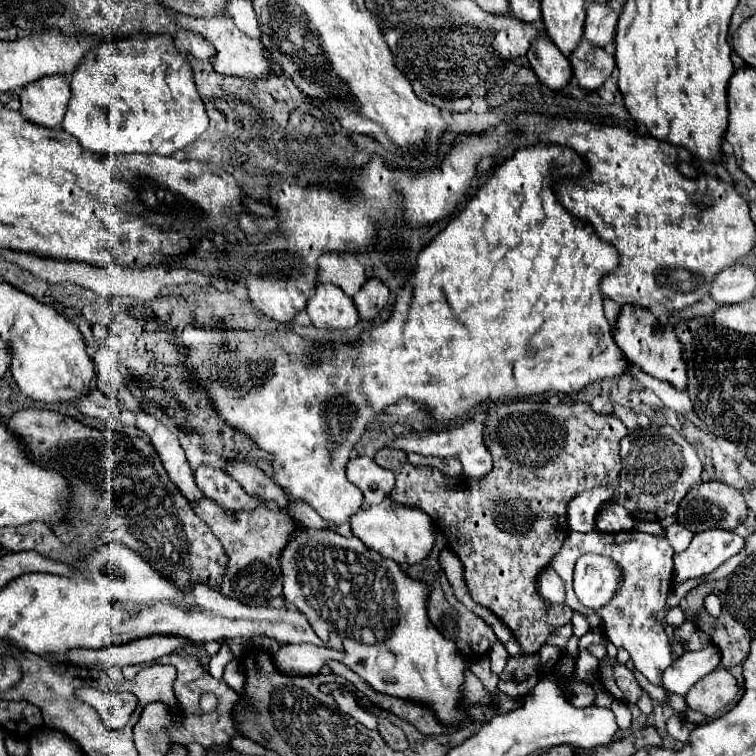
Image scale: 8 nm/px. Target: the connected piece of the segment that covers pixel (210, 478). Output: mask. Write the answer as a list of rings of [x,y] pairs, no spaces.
[[[199,465],[195,469],[195,481],[205,497],[211,497],[219,507],[229,511],[241,511],[241,509],[255,509],[259,507],[259,501],[255,497],[249,497],[243,487],[229,477],[223,469],[215,469],[211,465]]]

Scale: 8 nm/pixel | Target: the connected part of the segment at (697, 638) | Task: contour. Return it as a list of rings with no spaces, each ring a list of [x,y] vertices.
[[[695,631],[695,635],[689,641],[681,641],[675,636],[674,639],[683,645],[685,651],[698,651],[699,649],[711,646],[711,641],[709,641],[707,633],[699,633],[699,631]]]

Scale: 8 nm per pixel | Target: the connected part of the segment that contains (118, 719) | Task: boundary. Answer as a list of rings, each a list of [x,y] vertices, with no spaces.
[[[93,687],[83,689],[83,703],[89,703],[103,719],[103,725],[107,729],[121,729],[129,721],[131,713],[137,707],[135,695],[127,691],[113,691],[103,693]]]

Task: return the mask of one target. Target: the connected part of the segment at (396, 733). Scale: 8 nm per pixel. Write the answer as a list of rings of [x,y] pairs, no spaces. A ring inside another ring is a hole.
[[[379,719],[379,721],[377,721],[377,731],[379,731],[379,735],[383,737],[383,741],[385,741],[385,745],[387,745],[389,749],[393,749],[393,751],[403,751],[403,749],[407,749],[405,733],[403,733],[399,727],[395,727],[389,719]]]

